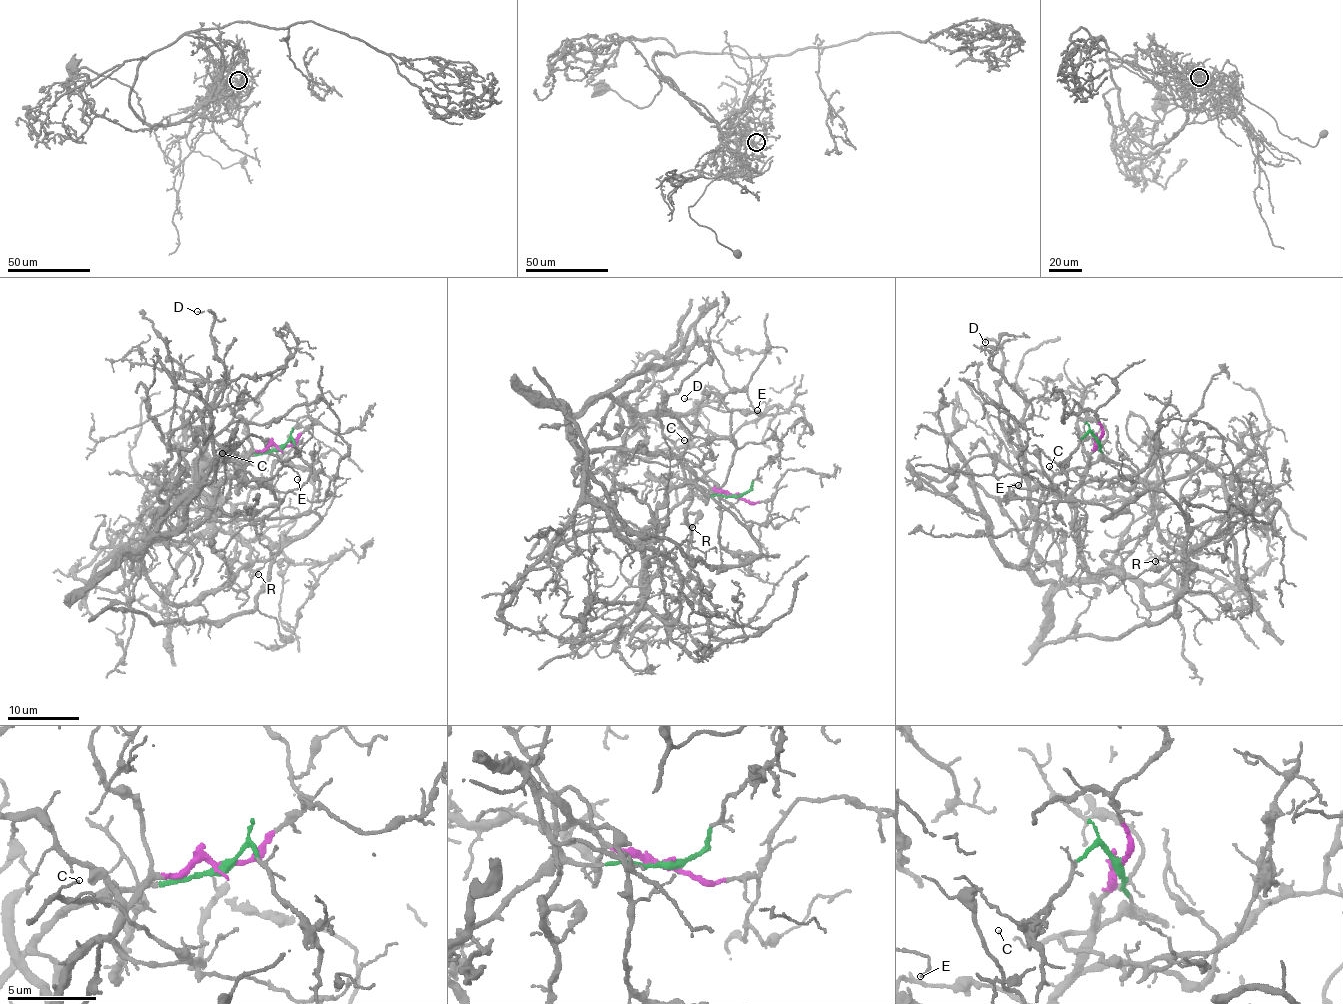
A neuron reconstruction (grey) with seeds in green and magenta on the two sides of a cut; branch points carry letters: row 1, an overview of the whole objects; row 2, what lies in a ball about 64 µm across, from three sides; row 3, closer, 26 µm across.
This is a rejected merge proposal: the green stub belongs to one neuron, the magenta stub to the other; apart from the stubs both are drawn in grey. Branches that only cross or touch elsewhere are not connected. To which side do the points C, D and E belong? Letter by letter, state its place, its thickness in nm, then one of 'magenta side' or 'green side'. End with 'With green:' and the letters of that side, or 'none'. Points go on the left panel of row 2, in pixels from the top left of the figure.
C: place (222, 453); calibre 120 nm; green side
D: place (197, 311); calibre 120 nm; magenta side
E: place (297, 479); calibre 130 nm; green side
With green: C, E

